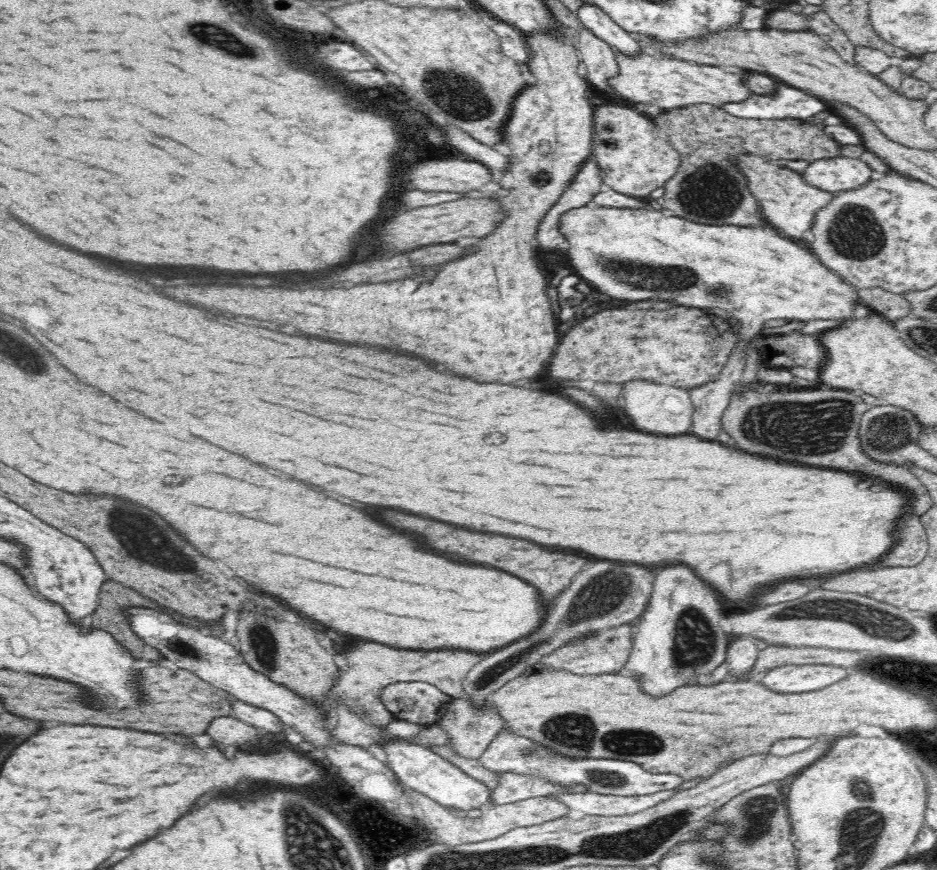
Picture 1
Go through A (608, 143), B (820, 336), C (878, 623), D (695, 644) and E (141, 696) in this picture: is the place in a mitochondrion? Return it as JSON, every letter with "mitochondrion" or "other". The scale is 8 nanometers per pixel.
{"A":"other","B":"other","C":"mitochondrion","D":"mitochondrion","E":"other"}

